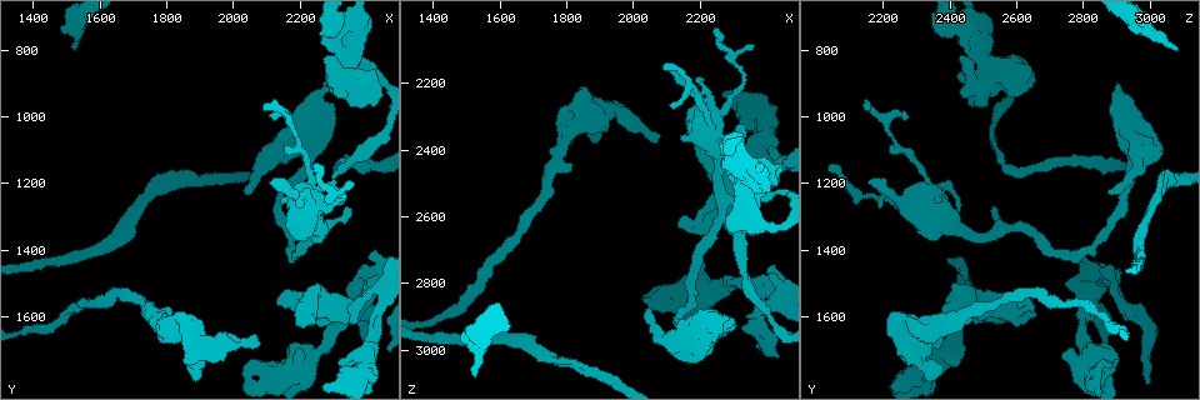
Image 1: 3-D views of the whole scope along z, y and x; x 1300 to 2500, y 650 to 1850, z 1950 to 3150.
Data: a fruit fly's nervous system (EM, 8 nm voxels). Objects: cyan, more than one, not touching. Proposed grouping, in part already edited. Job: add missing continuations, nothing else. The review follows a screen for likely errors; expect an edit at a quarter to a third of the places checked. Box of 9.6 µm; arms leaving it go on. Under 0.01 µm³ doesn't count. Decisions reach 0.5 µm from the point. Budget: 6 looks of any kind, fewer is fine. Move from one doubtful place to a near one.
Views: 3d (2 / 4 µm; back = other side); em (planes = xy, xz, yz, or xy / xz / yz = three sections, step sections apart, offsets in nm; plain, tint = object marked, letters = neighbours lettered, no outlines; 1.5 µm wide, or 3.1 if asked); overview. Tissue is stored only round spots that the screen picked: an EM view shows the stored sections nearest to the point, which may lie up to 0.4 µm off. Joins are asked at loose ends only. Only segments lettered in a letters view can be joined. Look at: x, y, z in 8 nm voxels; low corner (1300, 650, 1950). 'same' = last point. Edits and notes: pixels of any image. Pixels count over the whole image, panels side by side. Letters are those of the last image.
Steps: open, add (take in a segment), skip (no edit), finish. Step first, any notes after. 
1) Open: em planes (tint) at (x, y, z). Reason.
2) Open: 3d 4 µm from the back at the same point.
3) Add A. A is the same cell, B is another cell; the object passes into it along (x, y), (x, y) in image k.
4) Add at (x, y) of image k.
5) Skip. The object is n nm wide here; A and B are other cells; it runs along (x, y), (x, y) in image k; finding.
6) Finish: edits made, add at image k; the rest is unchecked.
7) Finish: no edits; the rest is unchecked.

Open: em xz step 4 (tint) at (2150, 1530, 2600). Branch stops here.

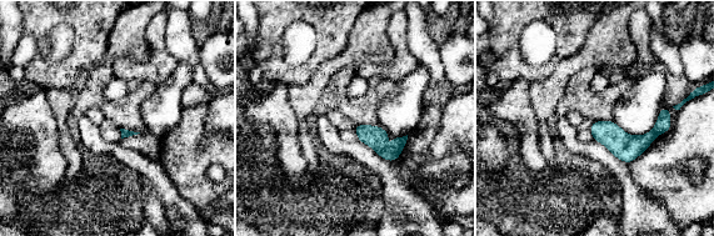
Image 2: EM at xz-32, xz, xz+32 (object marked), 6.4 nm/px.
Open: em planes (letters) at the same point. Another direction.

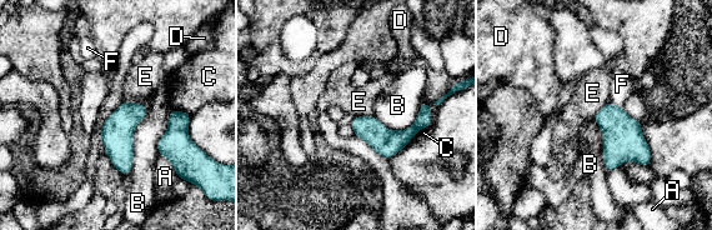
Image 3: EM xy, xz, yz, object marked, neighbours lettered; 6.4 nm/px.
Skip. The object is 160 nm wide here; A, B, C, D, E and F are other cells; it runs along (427, 110), (405, 136), (354, 124) in image 3; none of them fits.

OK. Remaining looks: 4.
Open: 3d 4 µm at (1530, 790, 3080). Branch stops here.

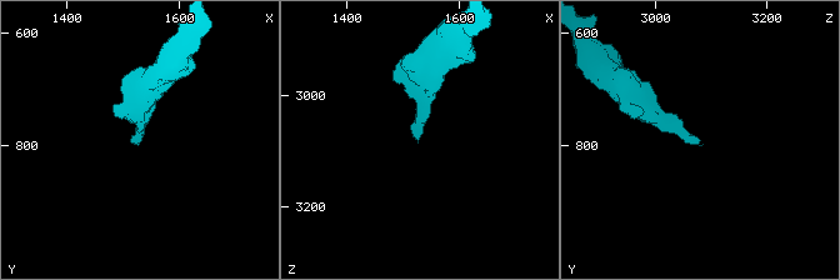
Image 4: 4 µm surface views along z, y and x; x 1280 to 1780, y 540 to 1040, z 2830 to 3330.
Open: em planes (letters) at (1520, 790, 3085).

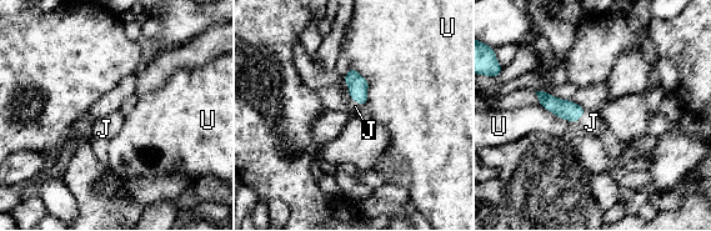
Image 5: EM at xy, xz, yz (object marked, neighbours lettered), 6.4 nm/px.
Add J. The object is 120 nm wide here; J is the same cell, U is another cell; the object passes into it along (357, 85), (349, 94), (355, 106) in image 5; it goes on there.

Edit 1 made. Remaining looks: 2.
Open: 3d 2 µm from the back at (2280, 910, 2910). An open end.

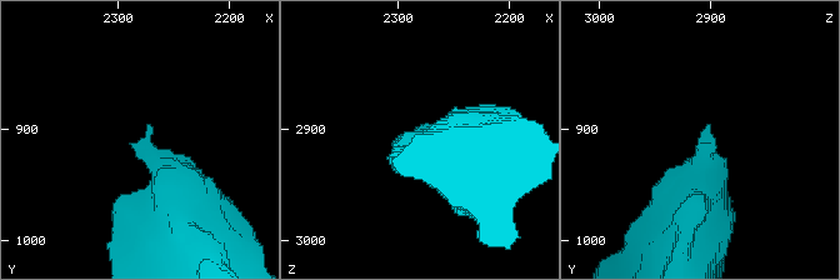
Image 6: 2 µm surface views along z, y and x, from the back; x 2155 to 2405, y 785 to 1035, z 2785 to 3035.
Open: em planes (letters) at (2274, 906, 2906). Now the EM.

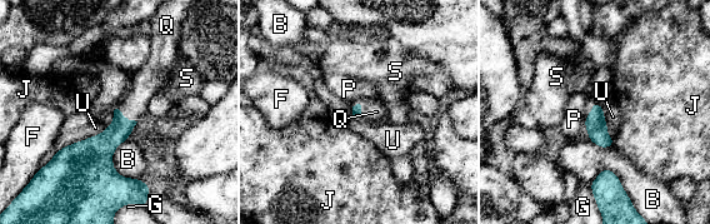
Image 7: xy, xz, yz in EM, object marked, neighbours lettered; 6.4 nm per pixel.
Add Q. The longest contact is with U, 380 nm; Q is the same cell, B, F, G, J, P, S and U are other cells; the neuron continues.

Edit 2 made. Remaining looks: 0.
Finish: edits made, add at image 5, add at image 7; the rest is unchecked.

